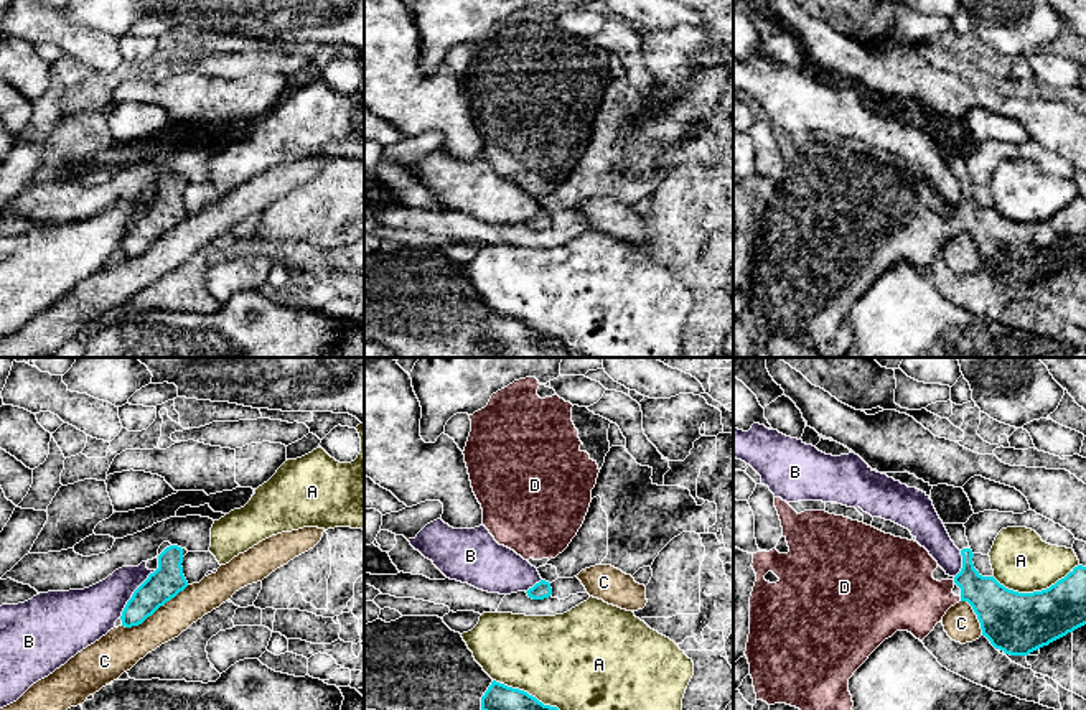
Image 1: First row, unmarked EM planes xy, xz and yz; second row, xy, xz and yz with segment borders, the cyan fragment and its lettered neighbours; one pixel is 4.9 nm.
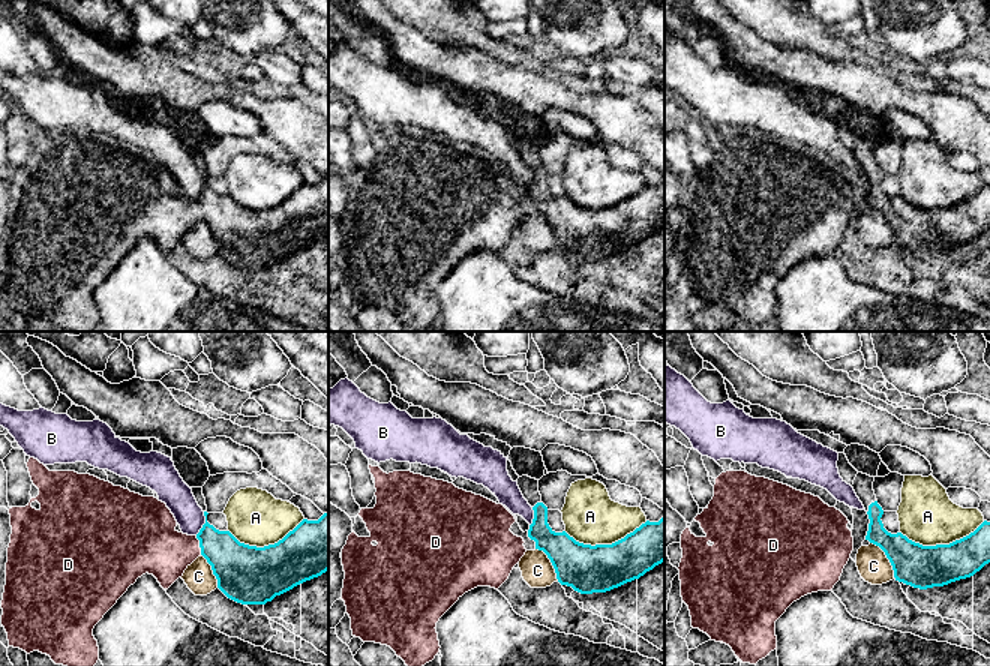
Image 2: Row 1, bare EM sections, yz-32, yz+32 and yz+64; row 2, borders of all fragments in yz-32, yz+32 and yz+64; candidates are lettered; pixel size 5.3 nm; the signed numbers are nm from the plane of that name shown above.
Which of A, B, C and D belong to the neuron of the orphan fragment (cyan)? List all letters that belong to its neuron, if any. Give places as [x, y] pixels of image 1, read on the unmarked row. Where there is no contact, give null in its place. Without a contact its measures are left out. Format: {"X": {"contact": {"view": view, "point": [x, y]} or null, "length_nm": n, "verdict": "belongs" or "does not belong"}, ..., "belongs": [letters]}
{"A": {"contact": {"view": "yz", "point": [1035, 223]}, "length_nm": 420, "verdict": "does not belong"}, "B": {"contact": {"view": "xy", "point": [134, 224]}, "length_nm": 300, "verdict": "does not belong"}, "C": {"contact": {"view": "xy", "point": [155, 241]}, "length_nm": 380, "verdict": "does not belong"}, "D": {"contact": {"view": "yz", "point": [961, 229]}, "length_nm": 30, "verdict": "belongs"}, "belongs": ["D"]}

